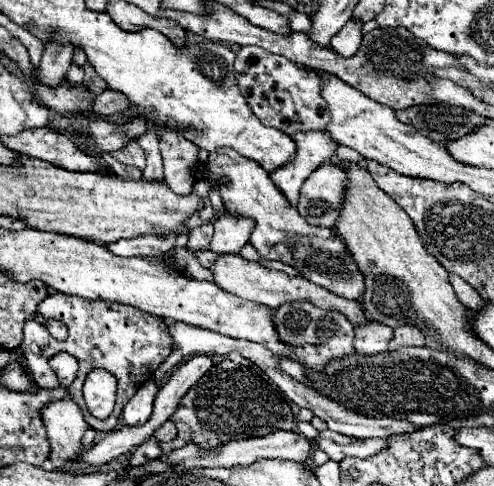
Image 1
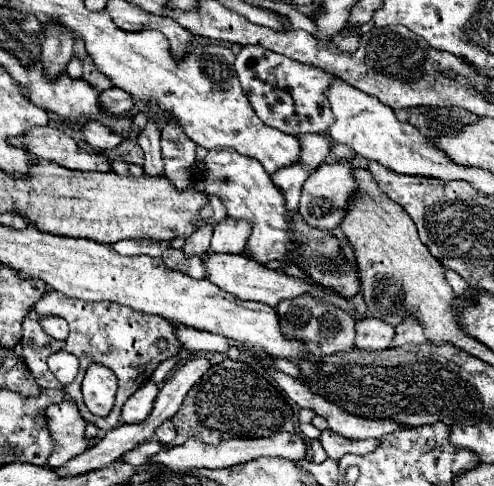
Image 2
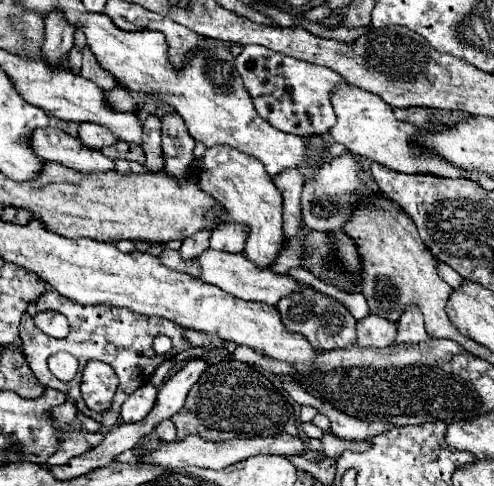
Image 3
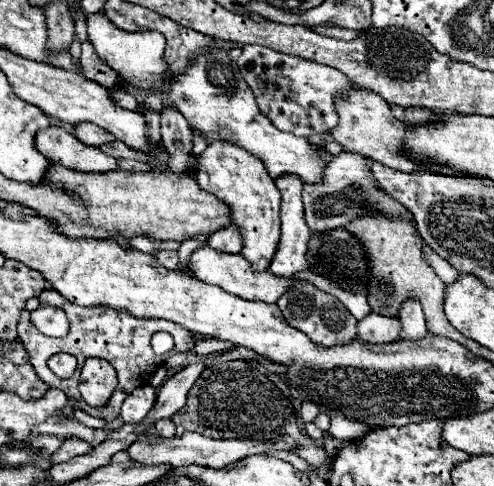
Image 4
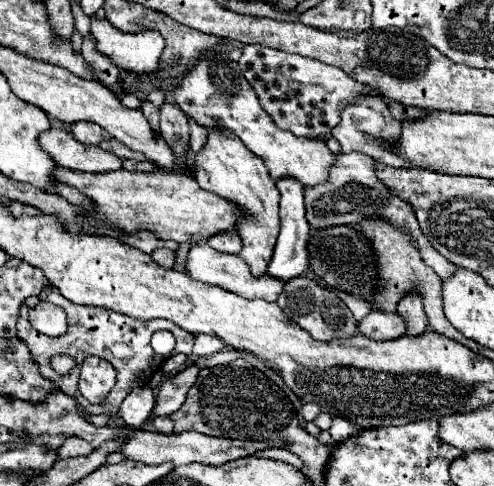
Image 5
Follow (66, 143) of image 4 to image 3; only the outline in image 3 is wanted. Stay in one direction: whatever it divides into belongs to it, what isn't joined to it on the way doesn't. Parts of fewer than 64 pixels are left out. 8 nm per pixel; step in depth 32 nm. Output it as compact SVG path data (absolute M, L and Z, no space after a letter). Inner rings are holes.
M56 126L38 128L32 134L34 152L48 162L58 162L66 168L78 172L96 172L96 170L114 170L114 160L104 156L100 150L84 146L78 138L66 134Z

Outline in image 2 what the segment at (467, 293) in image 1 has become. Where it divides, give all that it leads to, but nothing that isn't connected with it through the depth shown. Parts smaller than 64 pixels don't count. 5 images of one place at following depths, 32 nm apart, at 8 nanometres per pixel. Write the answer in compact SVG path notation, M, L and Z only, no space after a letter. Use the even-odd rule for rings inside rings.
M444 268L444 278L446 278L446 282L454 288L454 292L464 292L464 286L468 286L466 282L464 282L464 278L460 278L456 272L452 272L450 268Z

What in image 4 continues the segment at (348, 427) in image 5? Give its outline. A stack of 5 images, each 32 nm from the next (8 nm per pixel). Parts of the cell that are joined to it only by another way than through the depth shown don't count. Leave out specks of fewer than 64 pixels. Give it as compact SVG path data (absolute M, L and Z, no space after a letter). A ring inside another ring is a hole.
M328 412L328 416L332 418L328 434L336 440L358 440L360 436L364 436L364 432L370 432L370 428L364 428L364 424L356 424L356 420L348 420L338 412Z

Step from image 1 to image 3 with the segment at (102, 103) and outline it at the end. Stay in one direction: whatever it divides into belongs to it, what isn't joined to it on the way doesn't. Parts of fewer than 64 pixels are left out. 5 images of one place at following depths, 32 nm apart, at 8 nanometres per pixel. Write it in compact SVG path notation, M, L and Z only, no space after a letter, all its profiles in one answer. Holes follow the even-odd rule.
M114 88L114 90L108 90L108 102L114 106L114 108L120 108L120 110L136 110L136 102L132 98L132 94L124 88Z

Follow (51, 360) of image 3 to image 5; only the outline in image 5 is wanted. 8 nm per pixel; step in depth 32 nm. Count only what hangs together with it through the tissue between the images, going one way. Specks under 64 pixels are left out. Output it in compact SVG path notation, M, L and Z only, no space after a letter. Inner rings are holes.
M56 355L50 360L50 365L59 374L68 374L75 366L75 360L71 356Z

